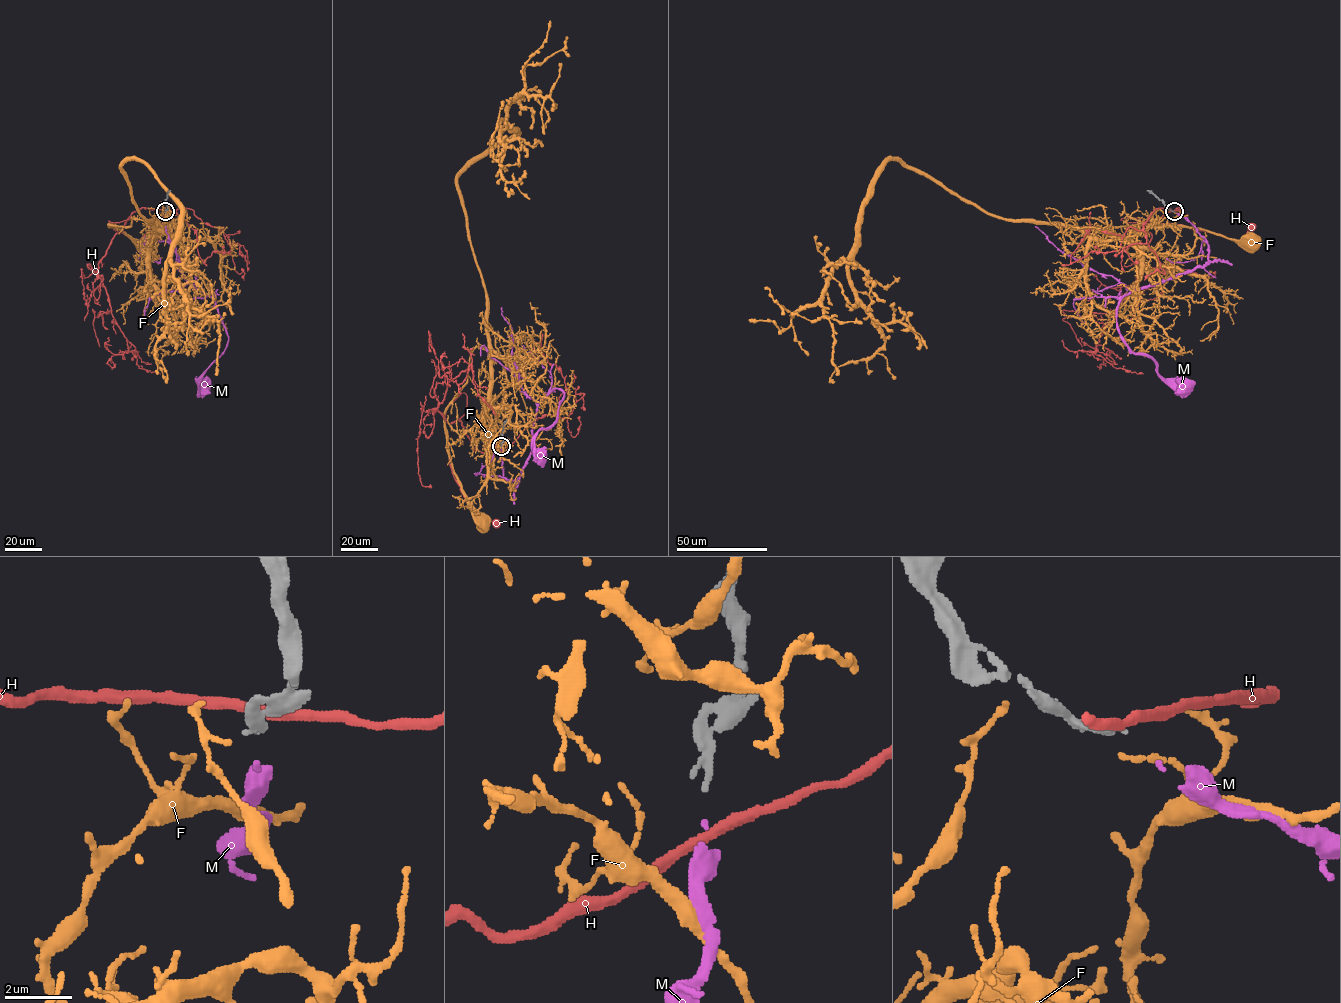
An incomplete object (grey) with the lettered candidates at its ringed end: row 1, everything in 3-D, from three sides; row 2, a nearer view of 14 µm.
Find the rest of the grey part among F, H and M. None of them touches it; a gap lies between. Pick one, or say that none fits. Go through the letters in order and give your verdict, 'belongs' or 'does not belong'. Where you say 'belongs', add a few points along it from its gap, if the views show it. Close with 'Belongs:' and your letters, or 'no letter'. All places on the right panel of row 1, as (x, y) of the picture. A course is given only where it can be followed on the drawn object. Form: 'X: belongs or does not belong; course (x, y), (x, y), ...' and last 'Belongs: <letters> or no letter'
F: does not belong
H: does not belong
M: belongs; course (1176, 213), (1205, 239), (1208, 261), (1126, 294), (1116, 322), (1133, 351), (1146, 354), (1165, 379), (1185, 383)
Belongs: M

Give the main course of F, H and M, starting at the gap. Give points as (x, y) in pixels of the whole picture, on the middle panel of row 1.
F: (498, 447), (490, 446), (496, 419), (488, 352), (476, 347), (443, 422), (452, 472), (483, 523)
H: (502, 448), (489, 454), (472, 446), (459, 419), (461, 393), (445, 412), (449, 462), (465, 501), (497, 523)
M: (501, 448), (503, 477), (517, 480), (536, 409), (558, 388), (558, 418), (532, 440), (541, 457)

